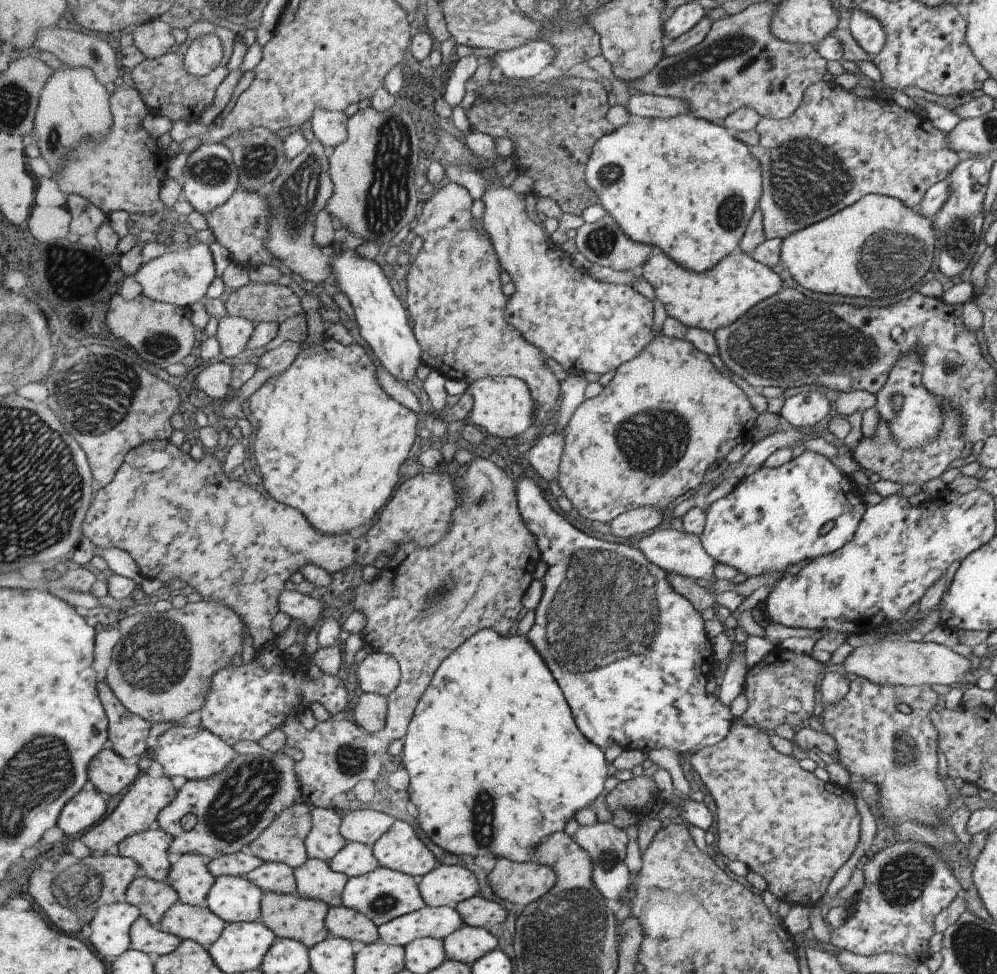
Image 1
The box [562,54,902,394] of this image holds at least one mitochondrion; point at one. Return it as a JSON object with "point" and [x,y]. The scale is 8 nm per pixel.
{"point":[789,341]}

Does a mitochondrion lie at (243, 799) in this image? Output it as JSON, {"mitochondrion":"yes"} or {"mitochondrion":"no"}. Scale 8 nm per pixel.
{"mitochondrion":"yes"}

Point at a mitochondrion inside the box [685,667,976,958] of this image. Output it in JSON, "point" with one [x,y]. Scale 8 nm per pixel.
{"point":[904,878]}

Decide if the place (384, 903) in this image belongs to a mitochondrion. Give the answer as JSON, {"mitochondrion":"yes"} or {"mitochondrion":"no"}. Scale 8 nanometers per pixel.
{"mitochondrion":"yes"}

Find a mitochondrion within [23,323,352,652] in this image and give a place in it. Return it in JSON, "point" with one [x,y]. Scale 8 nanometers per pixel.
{"point":[110,384]}

